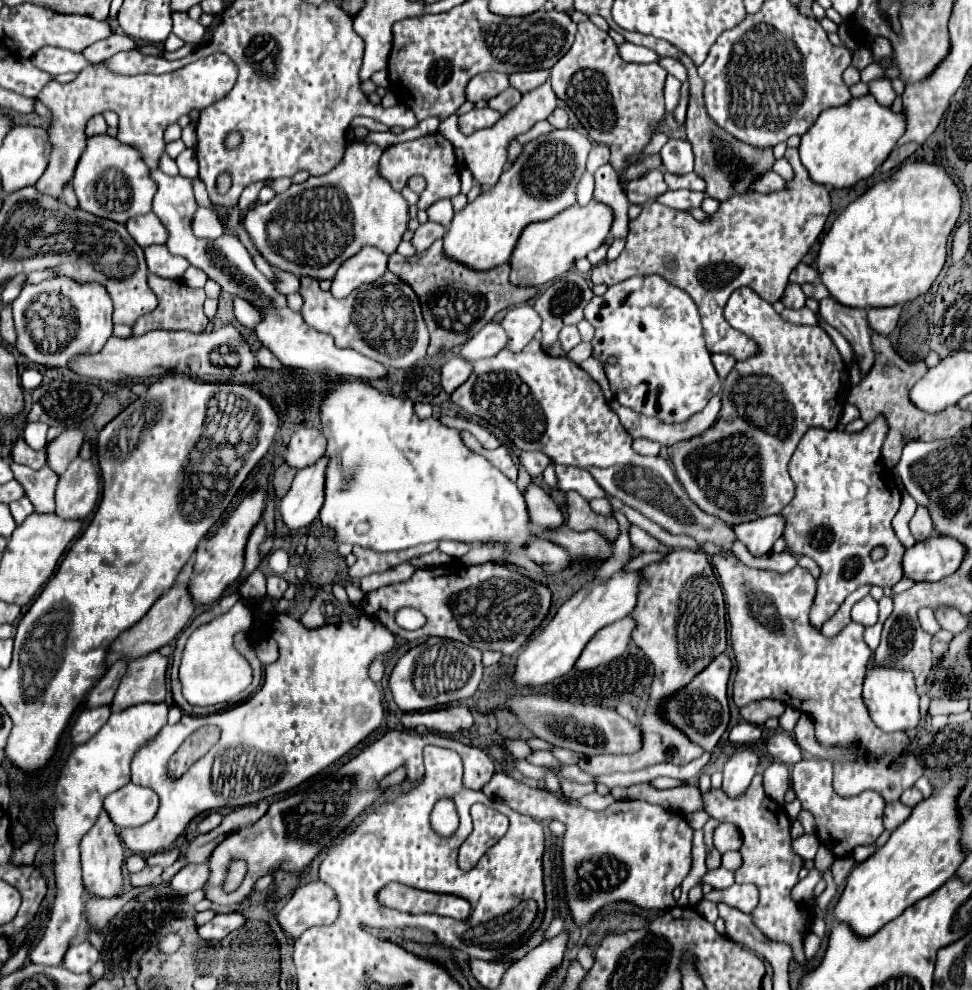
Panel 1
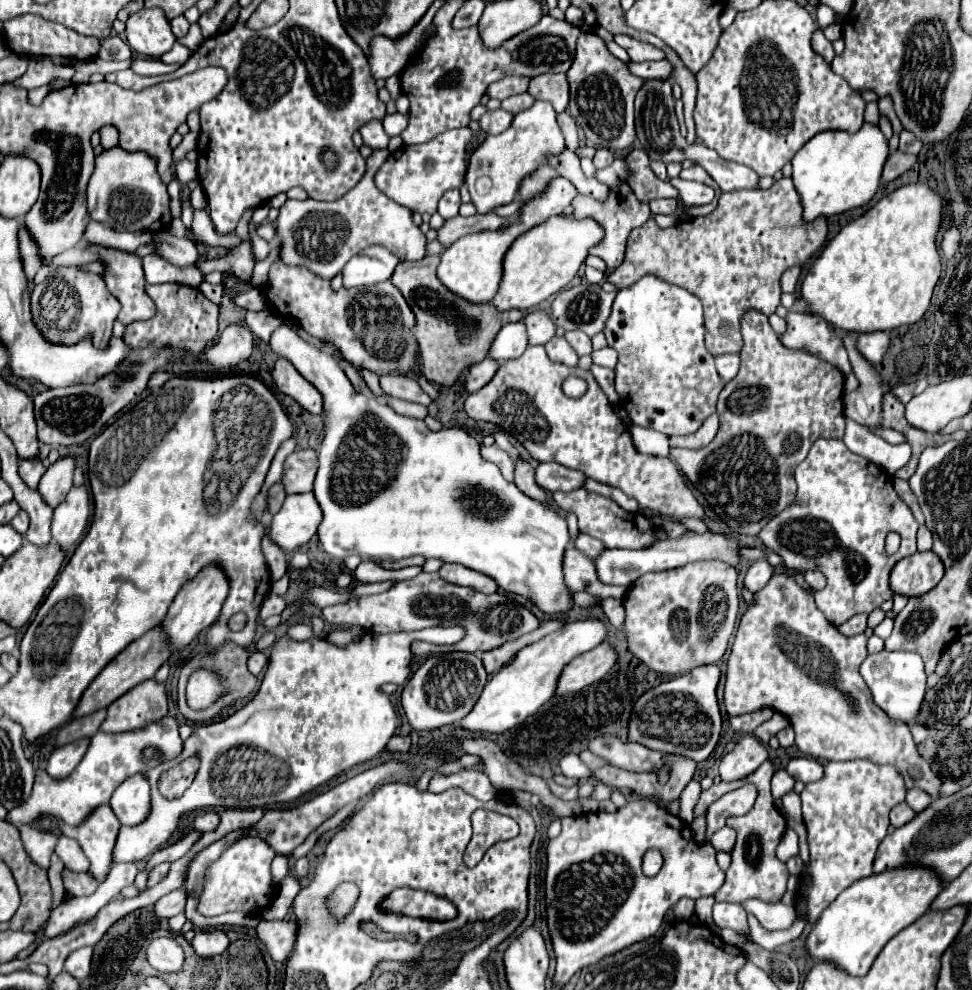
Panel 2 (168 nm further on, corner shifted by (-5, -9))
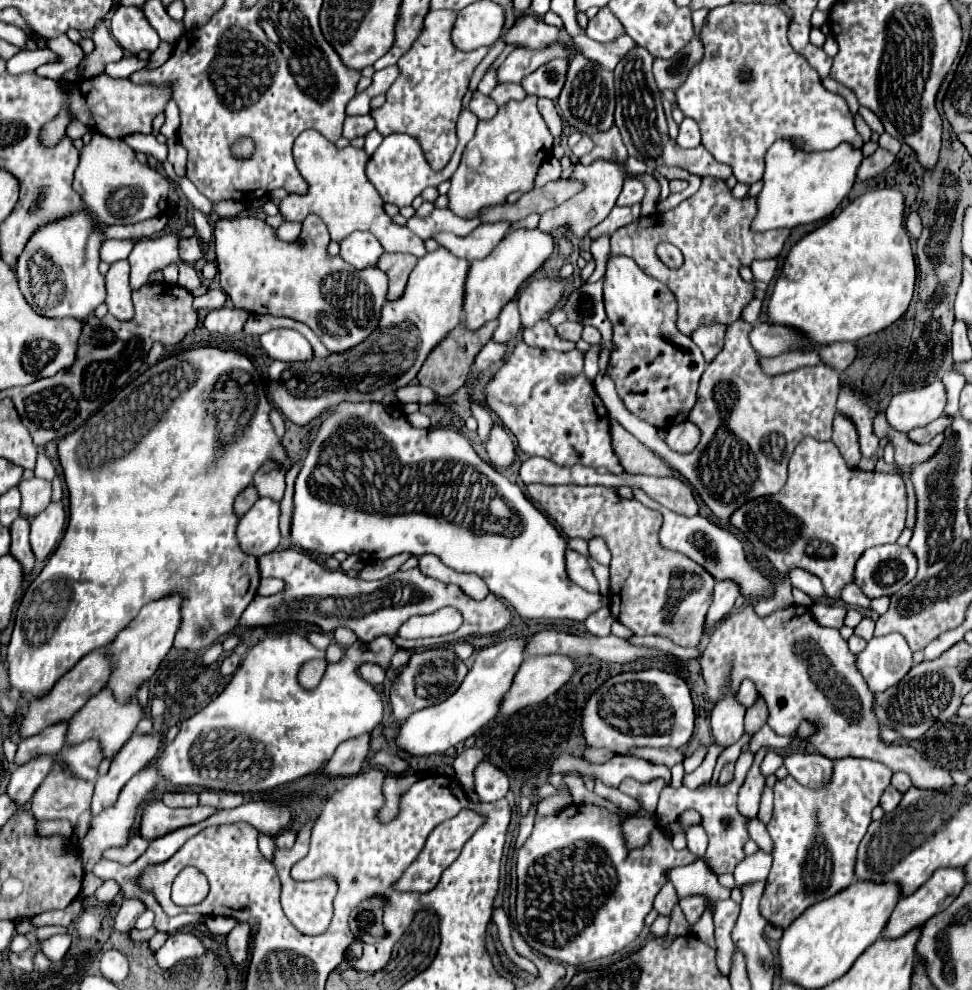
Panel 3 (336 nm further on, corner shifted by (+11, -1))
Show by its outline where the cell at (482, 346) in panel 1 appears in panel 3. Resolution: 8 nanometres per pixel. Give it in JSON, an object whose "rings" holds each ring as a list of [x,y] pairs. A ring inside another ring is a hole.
{"rings":[[[510,301],[508,305],[504,305],[504,309],[500,311],[500,317],[498,317],[498,329],[494,331],[494,341],[500,341],[500,343],[508,343],[512,341],[514,337],[520,335],[522,331],[522,325],[520,325],[520,313],[518,313],[518,301]]]}

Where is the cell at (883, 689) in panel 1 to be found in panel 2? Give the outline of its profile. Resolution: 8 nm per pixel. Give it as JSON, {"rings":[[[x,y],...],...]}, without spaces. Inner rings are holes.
{"rings":[[[880,651],[866,657],[860,673],[872,691],[874,703],[888,715],[890,721],[906,721],[906,725],[916,721],[926,693],[926,673],[920,655]]]}

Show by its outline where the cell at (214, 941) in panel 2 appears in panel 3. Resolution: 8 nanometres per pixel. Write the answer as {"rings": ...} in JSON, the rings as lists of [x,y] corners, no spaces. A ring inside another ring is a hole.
{"rings":[[[172,933],[166,943],[156,951],[156,963],[160,969],[170,969],[182,959],[204,955],[202,941],[192,933]]]}

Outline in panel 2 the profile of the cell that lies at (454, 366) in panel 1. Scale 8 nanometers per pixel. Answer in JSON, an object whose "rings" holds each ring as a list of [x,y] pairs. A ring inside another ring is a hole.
{"rings":[[[484,359],[476,365],[470,365],[466,371],[466,377],[464,377],[464,389],[468,393],[482,389],[492,379],[496,369],[498,369],[498,361],[492,361],[492,359]]]}

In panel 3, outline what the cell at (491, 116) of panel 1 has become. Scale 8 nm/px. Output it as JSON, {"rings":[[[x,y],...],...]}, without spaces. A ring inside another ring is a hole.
{"rings":[[[476,91],[472,95],[472,101],[470,101],[468,109],[472,113],[476,113],[478,119],[492,119],[496,115],[496,111],[498,111],[498,105],[488,95],[482,95],[480,91]]]}

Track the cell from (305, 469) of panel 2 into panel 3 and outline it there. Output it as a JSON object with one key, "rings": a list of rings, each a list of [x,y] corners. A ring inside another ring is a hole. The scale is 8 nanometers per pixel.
{"rings":[[[262,465],[254,475],[254,487],[258,497],[280,501],[284,495],[284,471],[278,465]]]}

